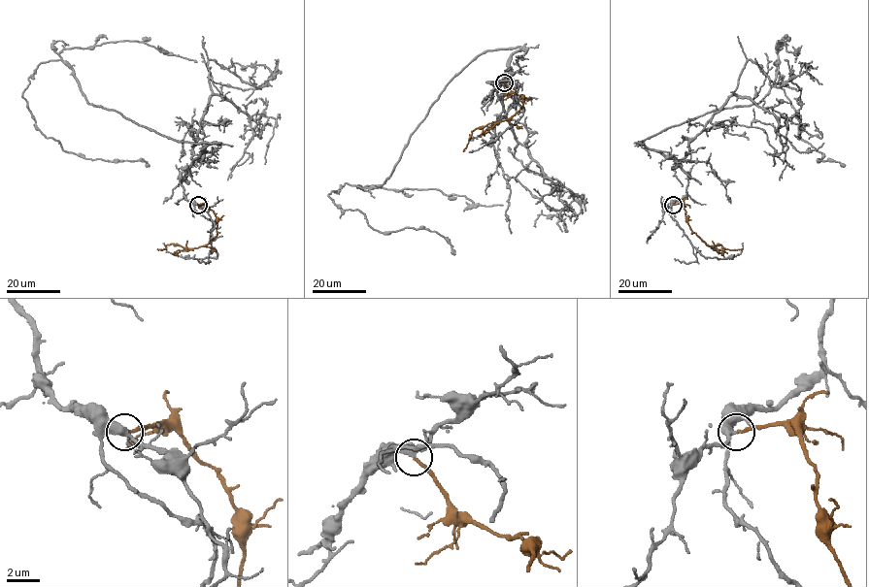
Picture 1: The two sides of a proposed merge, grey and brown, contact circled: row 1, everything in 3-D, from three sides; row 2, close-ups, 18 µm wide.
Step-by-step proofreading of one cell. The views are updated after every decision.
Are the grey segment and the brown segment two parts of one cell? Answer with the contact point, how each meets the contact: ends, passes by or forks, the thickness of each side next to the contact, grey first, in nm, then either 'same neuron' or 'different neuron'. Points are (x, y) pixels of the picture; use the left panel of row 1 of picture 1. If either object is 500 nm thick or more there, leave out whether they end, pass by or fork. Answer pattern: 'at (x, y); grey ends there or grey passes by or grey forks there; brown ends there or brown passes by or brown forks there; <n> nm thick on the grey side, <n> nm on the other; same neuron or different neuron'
at (198, 205); grey passes by; brown ends there; 400 nm thick on the grey side, 190 nm on the other; same neuron

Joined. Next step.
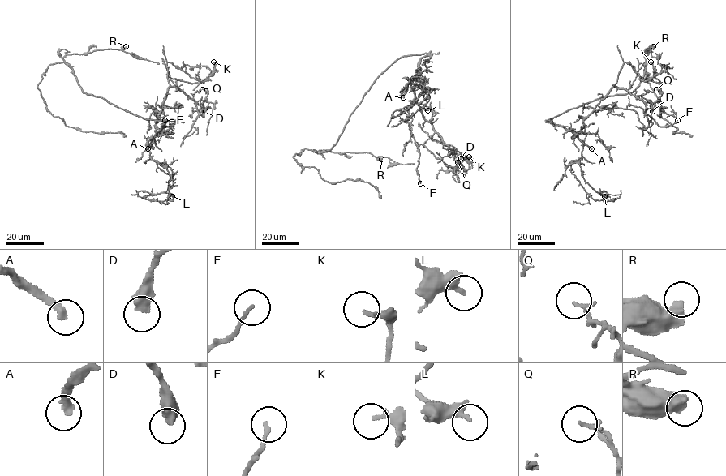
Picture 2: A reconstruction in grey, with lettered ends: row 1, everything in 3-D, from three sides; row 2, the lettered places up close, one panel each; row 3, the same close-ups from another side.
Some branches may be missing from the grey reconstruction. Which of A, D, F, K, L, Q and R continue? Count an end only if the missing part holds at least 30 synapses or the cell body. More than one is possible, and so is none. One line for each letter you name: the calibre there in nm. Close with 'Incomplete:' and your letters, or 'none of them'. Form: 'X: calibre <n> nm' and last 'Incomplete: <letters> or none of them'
A: calibre 320 nm
Incomplete: A

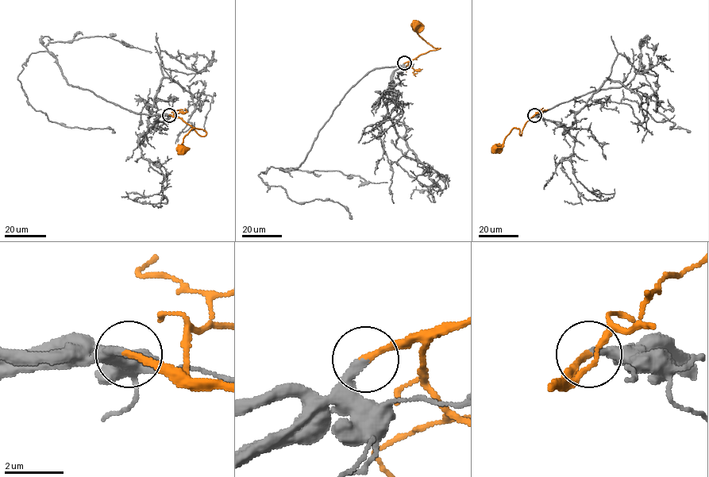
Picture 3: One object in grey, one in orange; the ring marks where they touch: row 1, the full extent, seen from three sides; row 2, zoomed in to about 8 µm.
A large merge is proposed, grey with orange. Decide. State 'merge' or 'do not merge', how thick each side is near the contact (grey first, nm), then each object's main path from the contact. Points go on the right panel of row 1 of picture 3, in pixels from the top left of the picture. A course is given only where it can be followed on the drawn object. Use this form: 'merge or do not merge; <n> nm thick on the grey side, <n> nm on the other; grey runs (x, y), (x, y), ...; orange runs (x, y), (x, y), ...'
merge; 300 nm thick on the grey side, 200 nm on the other; grey runs (534, 115), (594, 90), (626, 85), (641, 53), (657, 111), (674, 123), (671, 128), (690, 132); orange runs (534, 115), (525, 123), (521, 135), (519, 129), (514, 128), (504, 142), (495, 145), (495, 148)

